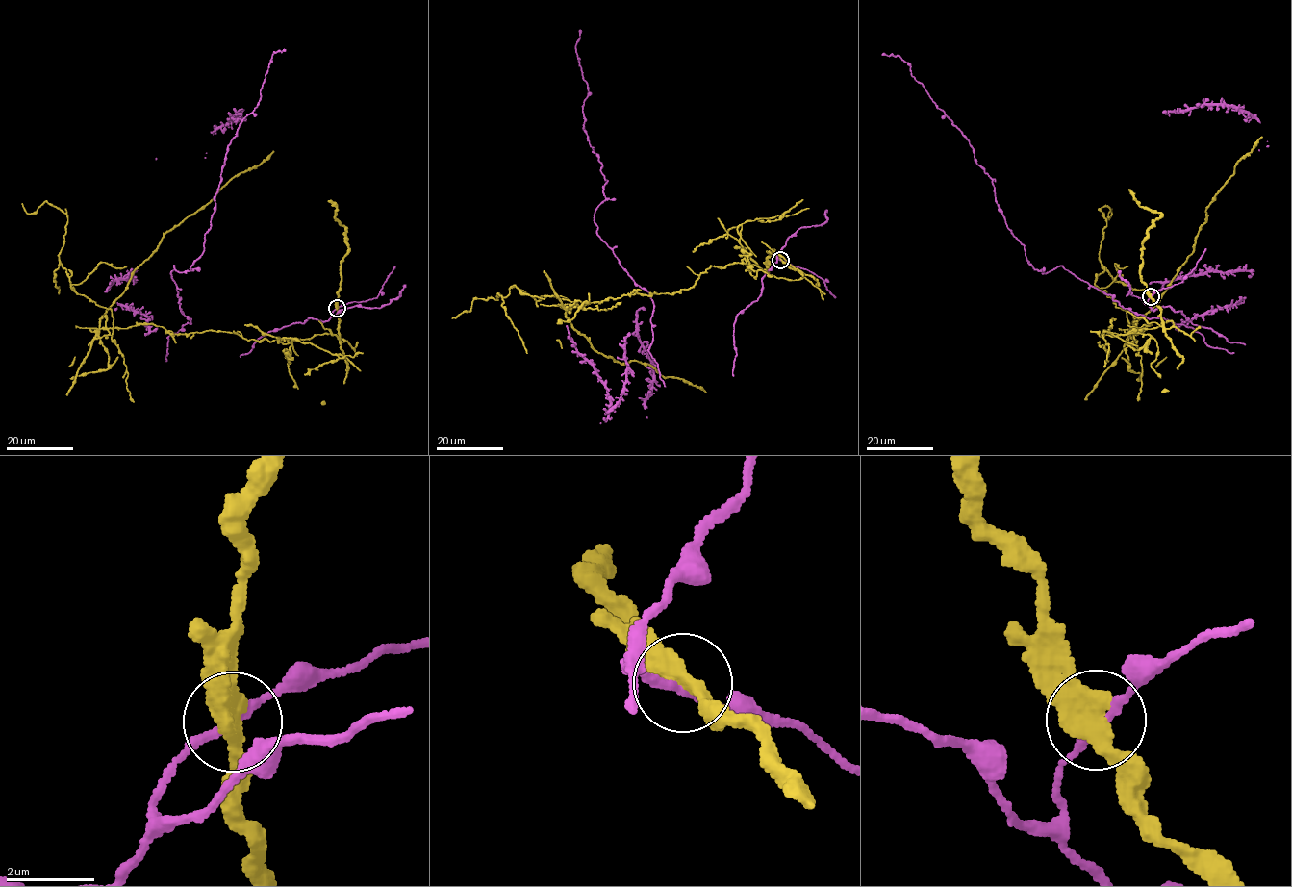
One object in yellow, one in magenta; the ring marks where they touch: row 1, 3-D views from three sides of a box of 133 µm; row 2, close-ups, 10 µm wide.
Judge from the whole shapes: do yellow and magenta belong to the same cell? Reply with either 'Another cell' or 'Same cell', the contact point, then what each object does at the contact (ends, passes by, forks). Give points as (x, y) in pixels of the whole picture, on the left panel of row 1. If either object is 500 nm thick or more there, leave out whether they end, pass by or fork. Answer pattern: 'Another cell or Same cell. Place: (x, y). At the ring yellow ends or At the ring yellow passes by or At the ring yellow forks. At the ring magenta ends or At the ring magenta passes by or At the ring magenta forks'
Another cell. Place: (337, 308). At the ring yellow passes by. At the ring magenta passes by

